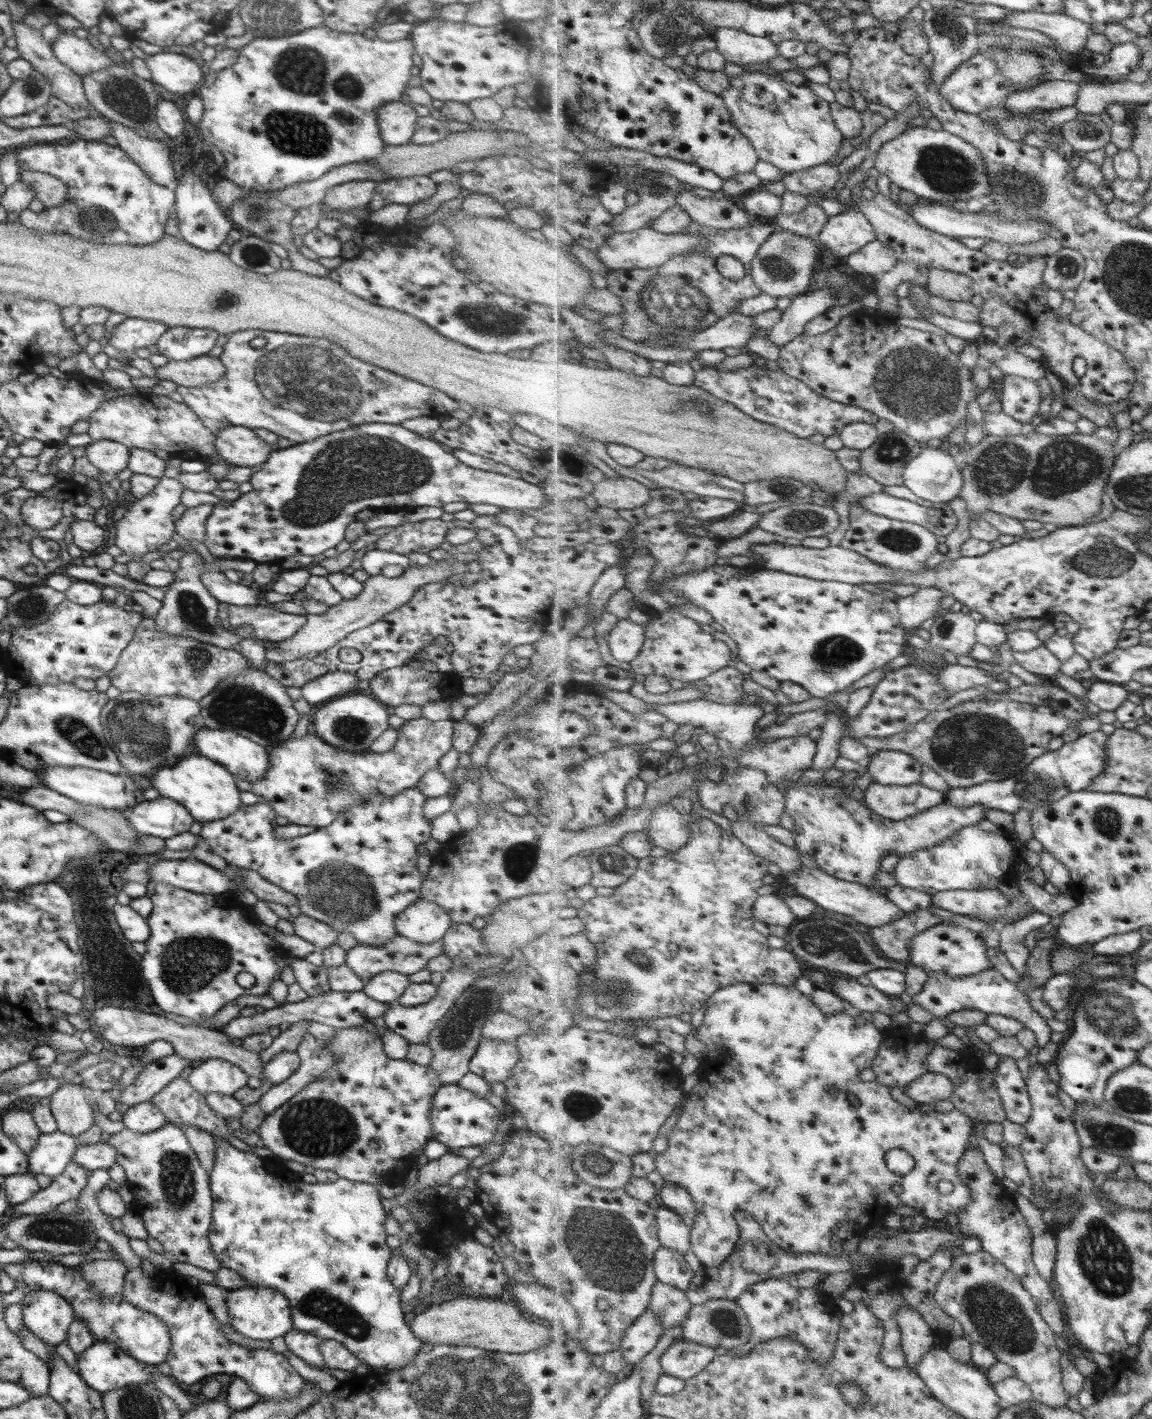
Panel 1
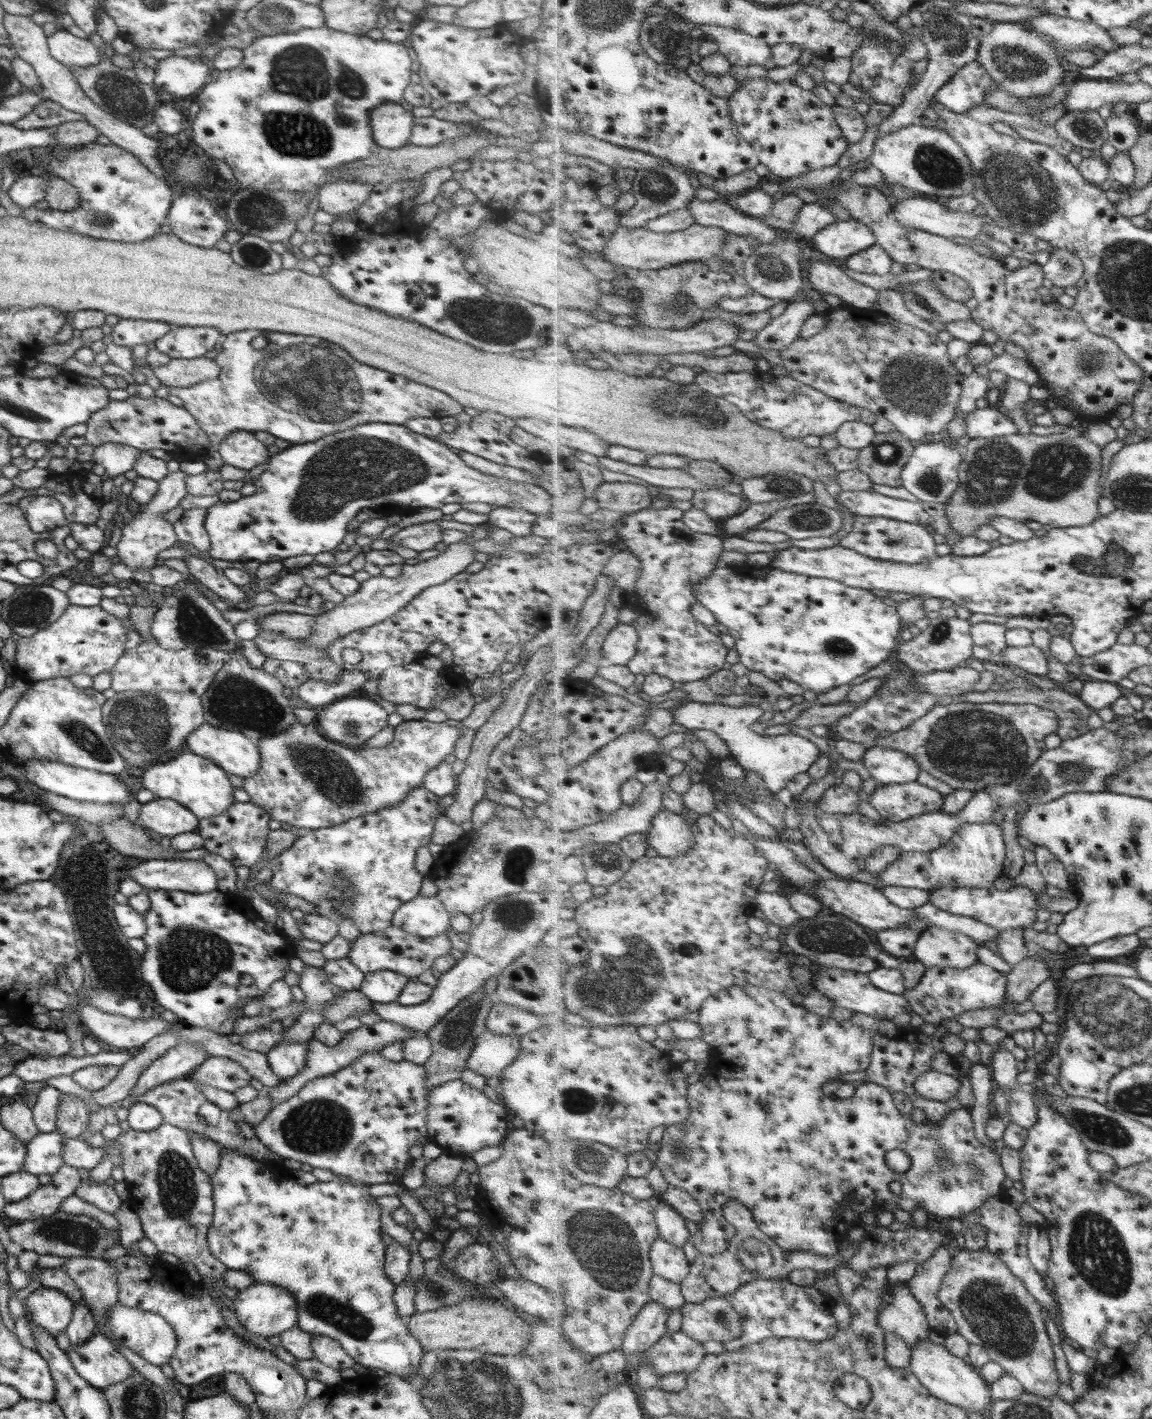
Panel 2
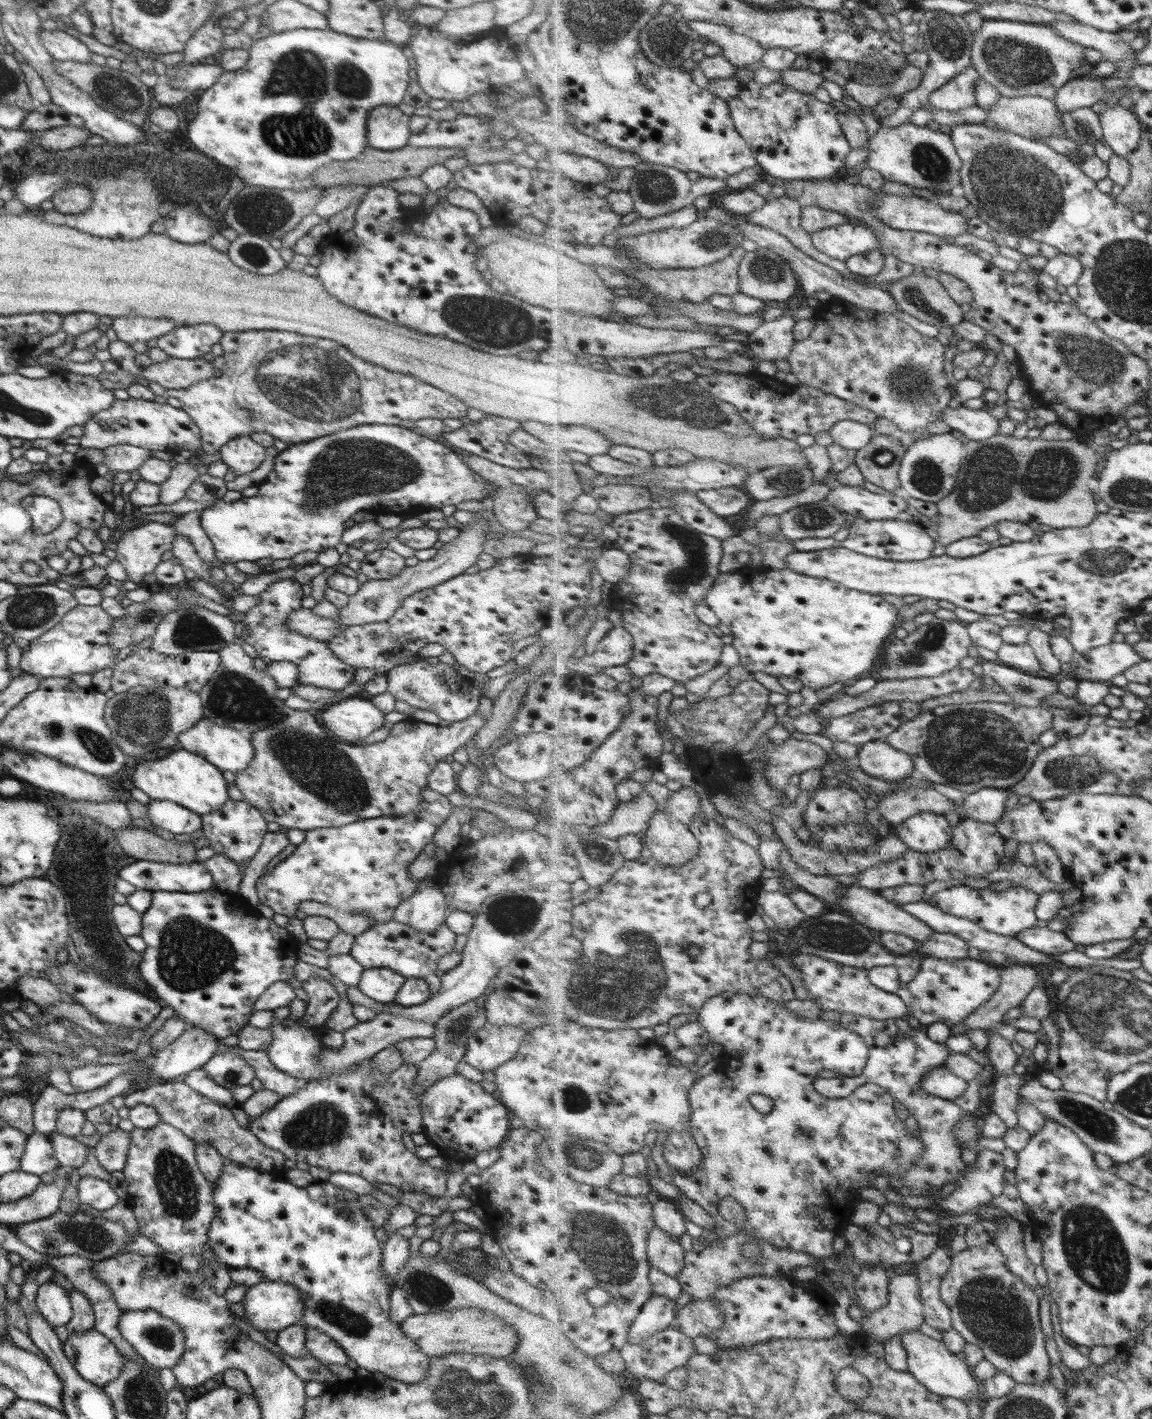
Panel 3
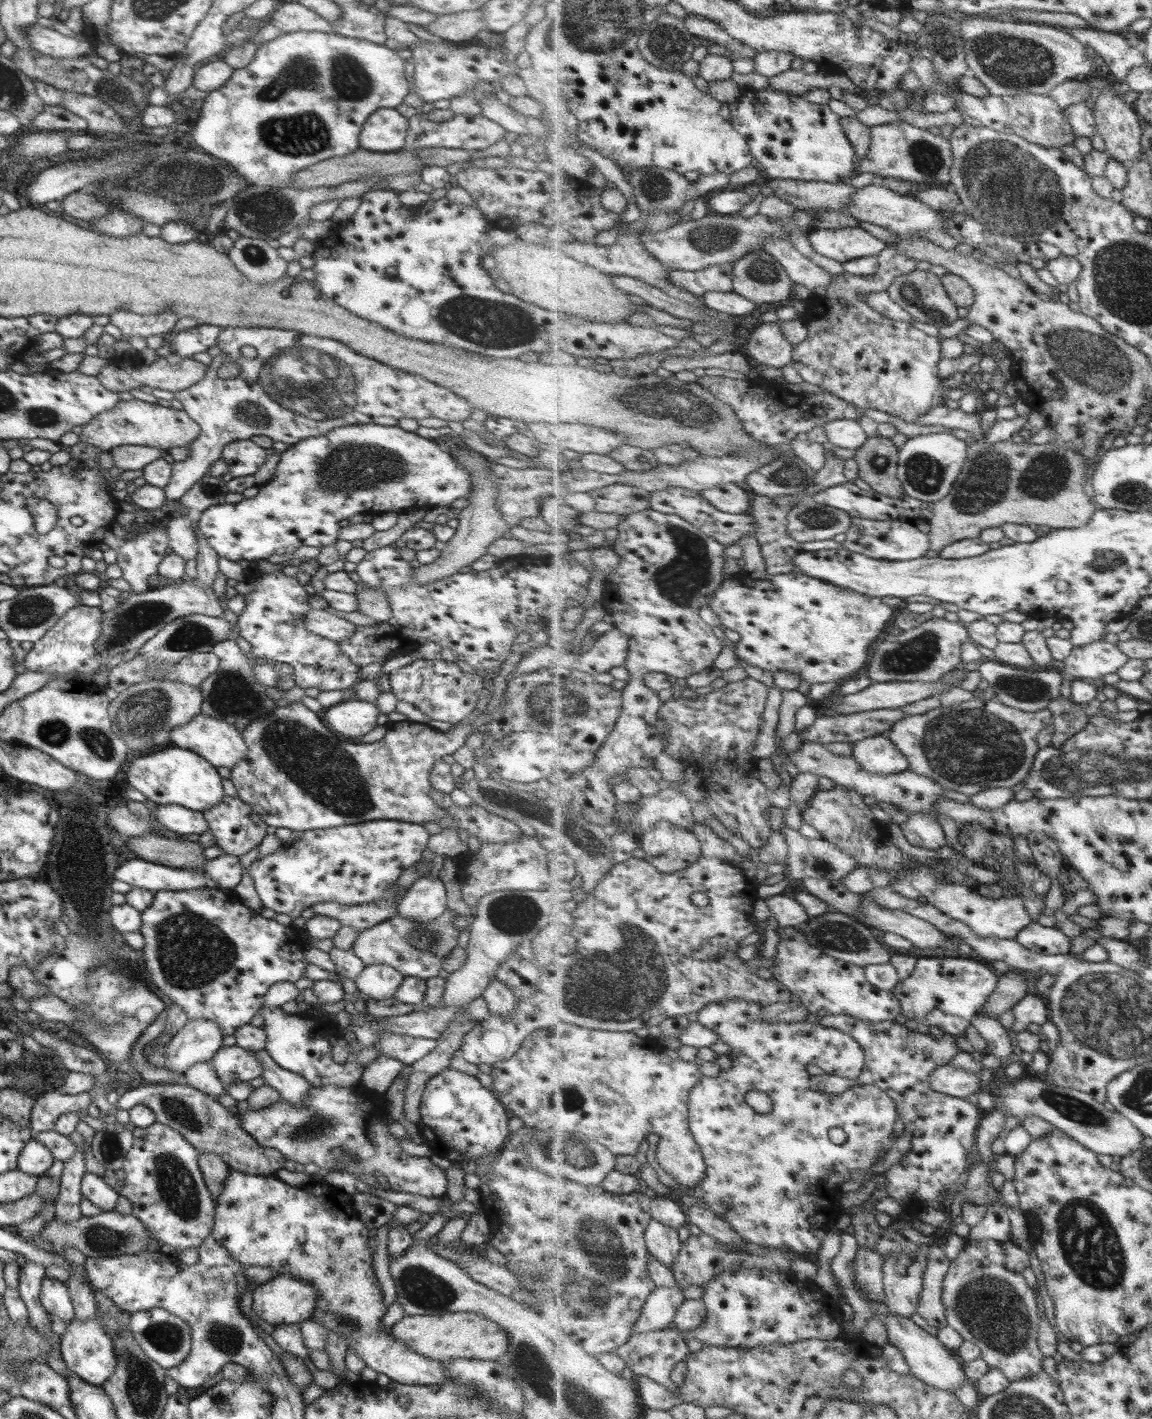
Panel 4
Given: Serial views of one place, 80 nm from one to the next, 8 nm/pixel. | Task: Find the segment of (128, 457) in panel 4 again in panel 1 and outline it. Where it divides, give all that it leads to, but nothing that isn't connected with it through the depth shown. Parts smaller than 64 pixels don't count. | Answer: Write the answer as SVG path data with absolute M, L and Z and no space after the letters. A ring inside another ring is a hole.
M112 440L91 441L85 447L84 457L107 476L115 476L126 467L129 448Z

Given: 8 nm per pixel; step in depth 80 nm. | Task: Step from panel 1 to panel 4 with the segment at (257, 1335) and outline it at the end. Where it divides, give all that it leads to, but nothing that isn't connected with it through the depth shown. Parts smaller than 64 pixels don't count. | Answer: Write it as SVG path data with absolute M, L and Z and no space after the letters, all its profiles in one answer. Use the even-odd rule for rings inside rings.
M277 1275L251 1291L251 1310L257 1318L273 1327L299 1324L306 1321L313 1310L315 1297L318 1295L314 1289L313 1283L303 1283L288 1275Z

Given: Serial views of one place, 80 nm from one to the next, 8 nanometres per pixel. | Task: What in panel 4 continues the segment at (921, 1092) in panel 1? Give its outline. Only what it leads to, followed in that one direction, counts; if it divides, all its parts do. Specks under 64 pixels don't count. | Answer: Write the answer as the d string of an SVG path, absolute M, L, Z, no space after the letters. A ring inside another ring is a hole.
M943 1065L930 1074L930 1083L935 1090L965 1098L981 1088L979 1076L979 1073L969 1073L952 1065Z

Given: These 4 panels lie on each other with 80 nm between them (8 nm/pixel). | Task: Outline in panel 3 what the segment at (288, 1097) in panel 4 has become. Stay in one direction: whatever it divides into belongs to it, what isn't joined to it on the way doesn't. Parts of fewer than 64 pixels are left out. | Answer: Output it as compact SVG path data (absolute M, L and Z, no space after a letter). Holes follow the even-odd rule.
M217 1040L216 1052L232 1052L238 1054L243 1062L252 1067L254 1077L261 1082L263 1089L271 1090L278 1094L281 1098L289 1093L295 1092L302 1085L301 1080L297 1080L291 1076L287 1076L279 1072L268 1059L266 1051L263 1050L243 1050L239 1045L227 1047Z

